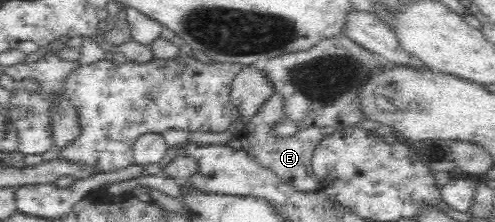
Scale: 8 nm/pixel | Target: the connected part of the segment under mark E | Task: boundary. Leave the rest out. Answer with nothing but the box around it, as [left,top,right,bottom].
[241,95,323,192]

